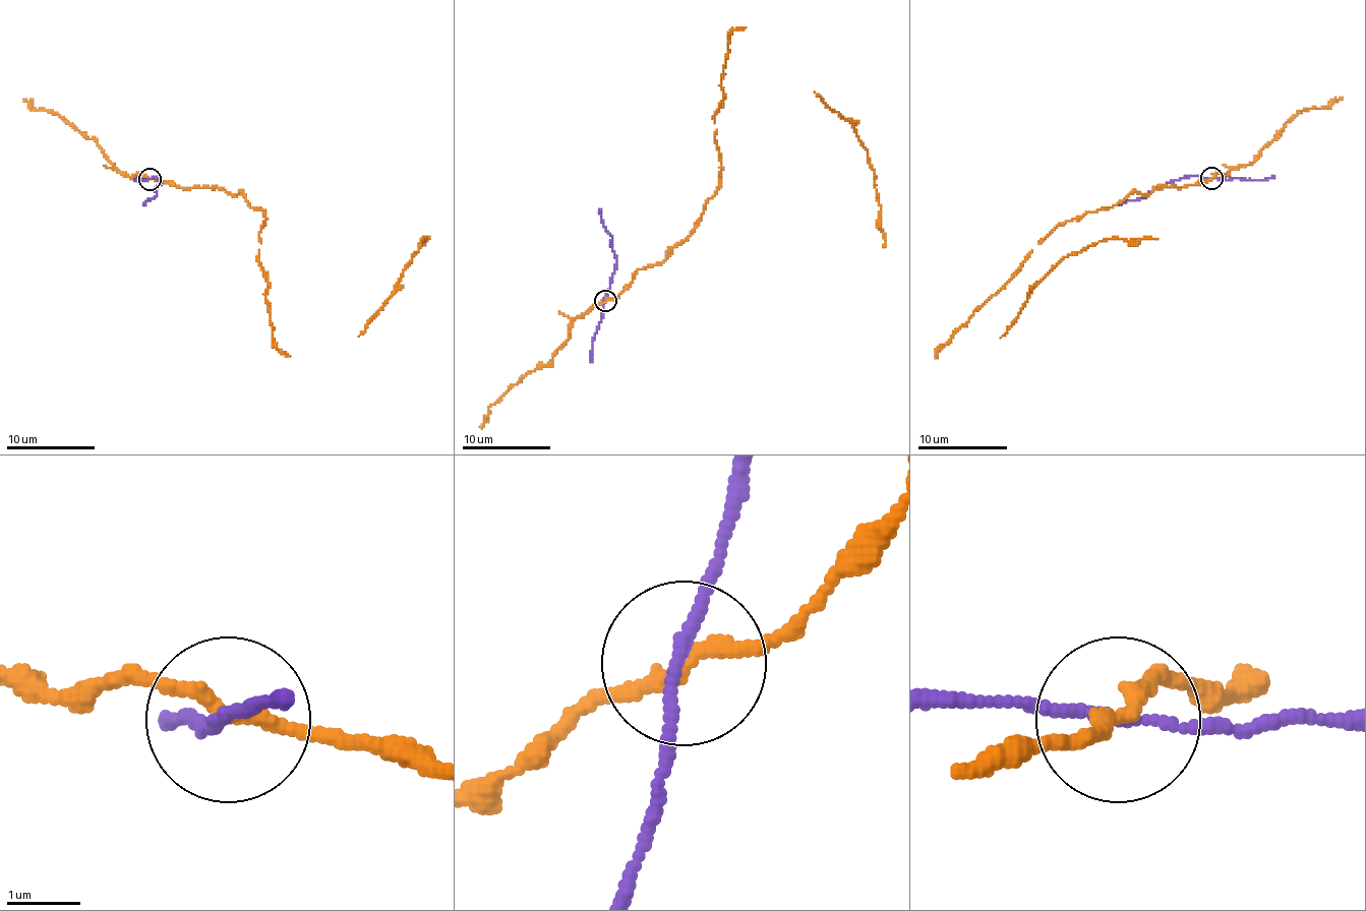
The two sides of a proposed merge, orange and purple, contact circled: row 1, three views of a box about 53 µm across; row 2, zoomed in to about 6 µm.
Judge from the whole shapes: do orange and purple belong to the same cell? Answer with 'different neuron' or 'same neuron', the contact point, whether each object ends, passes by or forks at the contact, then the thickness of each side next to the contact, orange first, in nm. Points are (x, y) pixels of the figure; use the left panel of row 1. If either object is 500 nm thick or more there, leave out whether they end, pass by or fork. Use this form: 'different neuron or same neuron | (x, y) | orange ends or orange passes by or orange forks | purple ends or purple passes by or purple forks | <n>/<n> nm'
different neuron | (150, 179) | orange passes by | purple passes by | 180/130 nm

